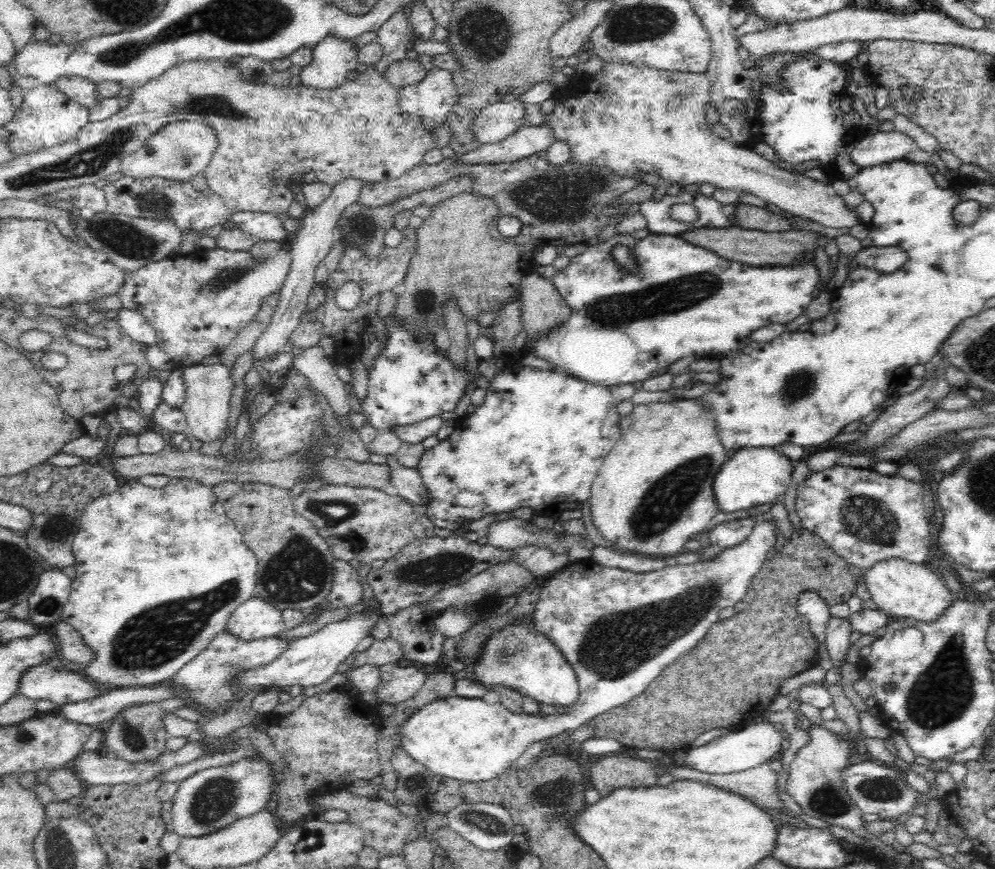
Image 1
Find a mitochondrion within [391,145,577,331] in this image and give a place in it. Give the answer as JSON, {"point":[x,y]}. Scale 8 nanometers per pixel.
{"point":[425,302]}

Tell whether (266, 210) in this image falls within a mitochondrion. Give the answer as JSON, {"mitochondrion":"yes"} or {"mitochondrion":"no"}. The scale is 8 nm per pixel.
{"mitochondrion":"no"}

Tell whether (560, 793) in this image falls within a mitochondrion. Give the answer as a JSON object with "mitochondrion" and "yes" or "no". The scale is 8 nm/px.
{"mitochondrion":"yes"}

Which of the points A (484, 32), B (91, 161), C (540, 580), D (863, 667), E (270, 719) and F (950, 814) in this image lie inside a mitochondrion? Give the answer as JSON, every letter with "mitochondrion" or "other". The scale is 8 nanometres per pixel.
{"A":"mitochondrion","B":"mitochondrion","C":"other","D":"other","E":"other","F":"other"}

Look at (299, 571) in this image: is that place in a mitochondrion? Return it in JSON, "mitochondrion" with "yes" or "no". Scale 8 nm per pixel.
{"mitochondrion":"yes"}

